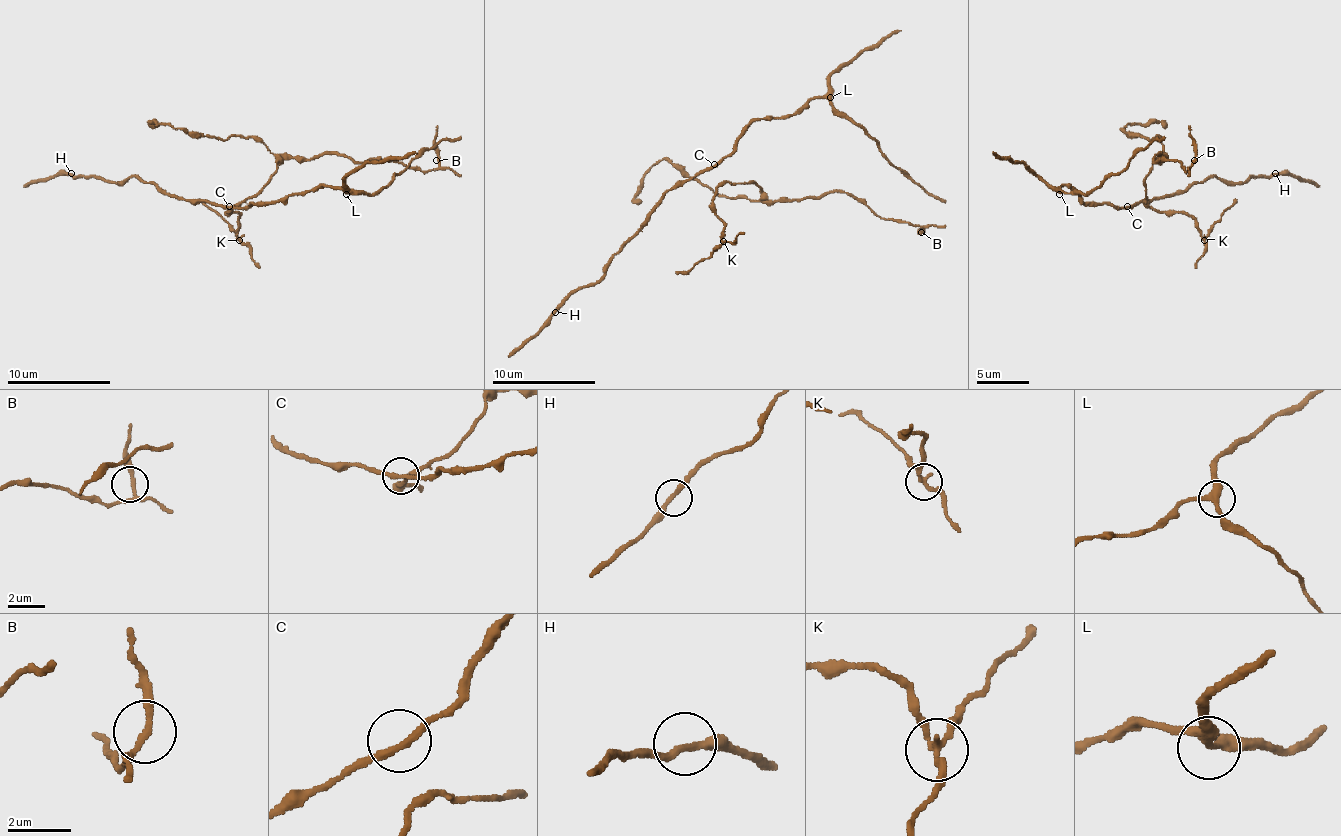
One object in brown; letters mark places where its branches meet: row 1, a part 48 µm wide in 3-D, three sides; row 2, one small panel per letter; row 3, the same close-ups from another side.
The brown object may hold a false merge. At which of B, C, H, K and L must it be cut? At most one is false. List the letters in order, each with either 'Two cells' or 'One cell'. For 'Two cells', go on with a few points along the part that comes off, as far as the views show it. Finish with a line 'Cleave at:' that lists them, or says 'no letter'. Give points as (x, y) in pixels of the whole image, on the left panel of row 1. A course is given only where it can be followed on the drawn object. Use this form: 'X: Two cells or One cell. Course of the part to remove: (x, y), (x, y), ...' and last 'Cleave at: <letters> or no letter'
B: One cell
C: One cell
H: One cell
K: Two cells. Course of the part to remove: (239, 240), (219, 214), (201, 201), (190, 201)
L: One cell
Cleave at: K

